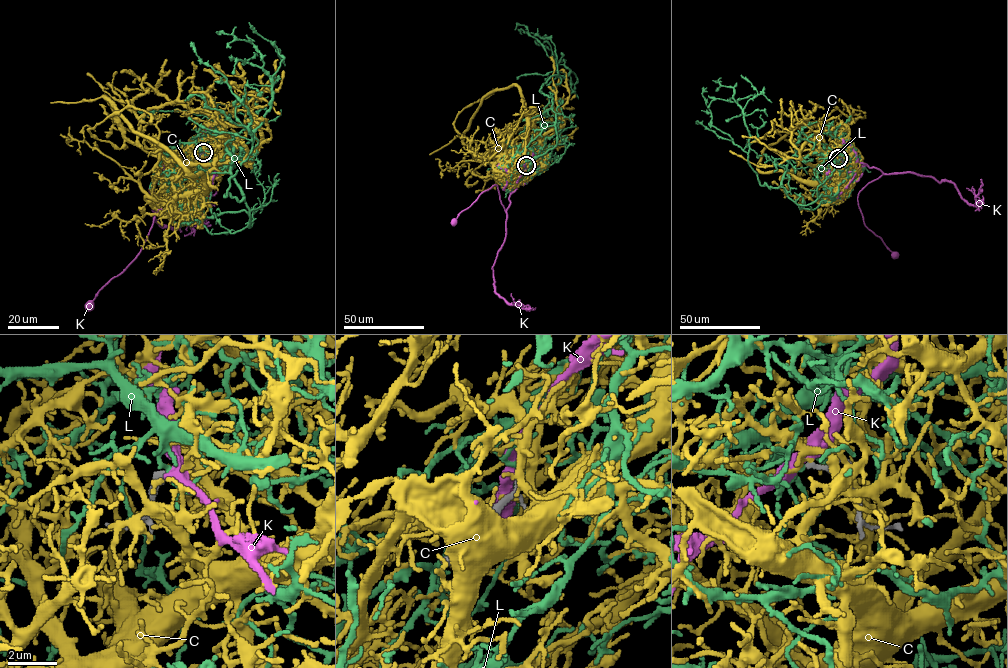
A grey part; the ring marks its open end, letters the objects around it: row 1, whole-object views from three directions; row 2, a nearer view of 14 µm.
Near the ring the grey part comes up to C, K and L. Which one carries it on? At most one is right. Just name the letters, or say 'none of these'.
L

